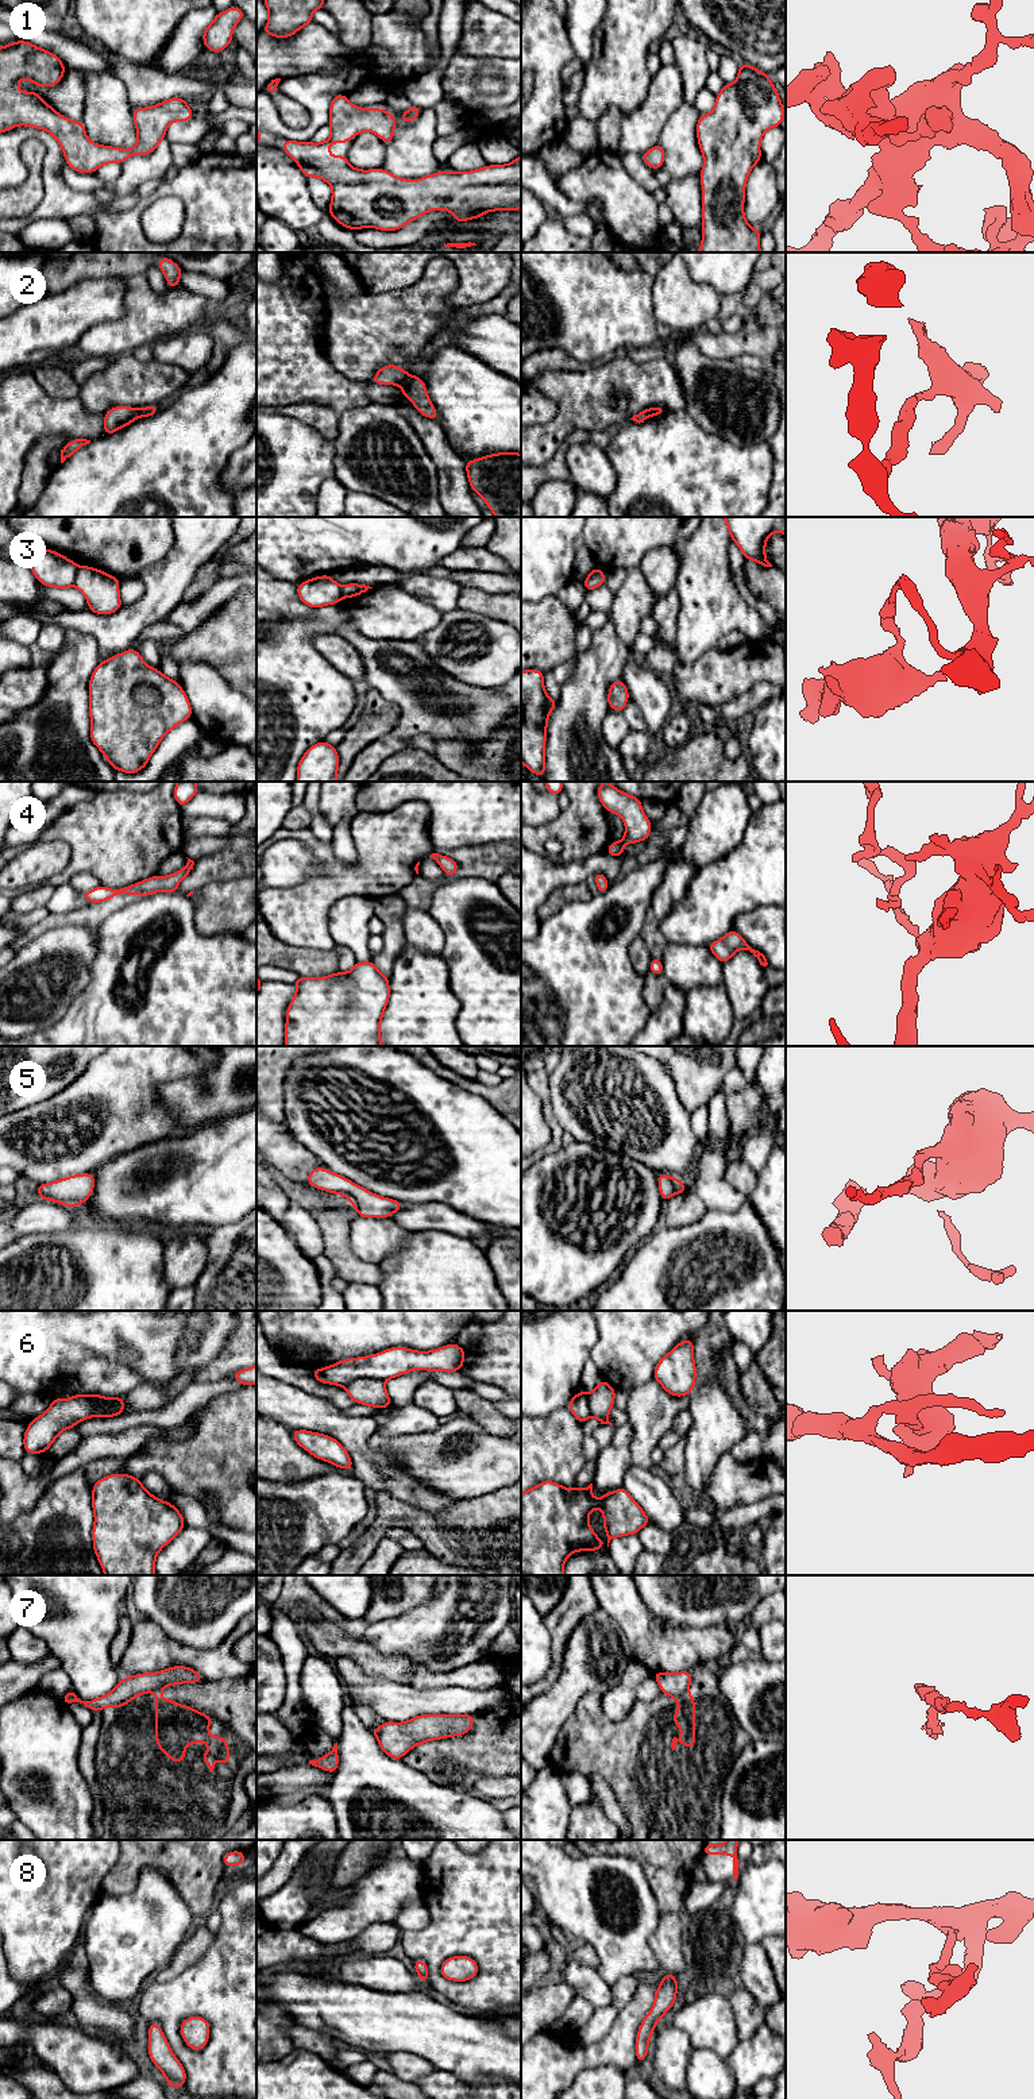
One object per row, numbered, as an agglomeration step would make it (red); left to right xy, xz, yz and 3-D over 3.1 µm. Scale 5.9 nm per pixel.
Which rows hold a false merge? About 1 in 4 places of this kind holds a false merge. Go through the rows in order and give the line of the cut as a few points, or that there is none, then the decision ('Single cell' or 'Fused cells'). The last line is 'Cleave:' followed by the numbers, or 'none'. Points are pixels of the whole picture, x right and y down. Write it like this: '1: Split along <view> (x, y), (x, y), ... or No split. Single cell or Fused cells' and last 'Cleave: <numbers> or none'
1: No split. Single cell
2: Split along xz (411, 375), (400, 385). Fused cells
3: Split along xy (78, 567), (73, 585). Fused cells
4: No split. Single cell
5: No split. Single cell
6: Split along xz (384, 1381), (354, 1378), (344, 1386). Fused cells
7: Split along yz (687, 1689), (675, 1700). Fused cells
8: No split. Single cell
Cleave: 2, 3, 6, 7

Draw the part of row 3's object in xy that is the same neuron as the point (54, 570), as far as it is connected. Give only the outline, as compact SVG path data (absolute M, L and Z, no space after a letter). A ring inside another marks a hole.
M38 549L32 552L24 563L43 586L67 589L76 583L78 566L55 551Z

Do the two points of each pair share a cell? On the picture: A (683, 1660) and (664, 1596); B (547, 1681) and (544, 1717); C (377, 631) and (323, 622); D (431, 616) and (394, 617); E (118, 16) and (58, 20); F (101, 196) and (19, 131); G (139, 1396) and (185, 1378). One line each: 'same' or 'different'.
A: different
B: different
C: different
D: same
E: different
F: different
G: same

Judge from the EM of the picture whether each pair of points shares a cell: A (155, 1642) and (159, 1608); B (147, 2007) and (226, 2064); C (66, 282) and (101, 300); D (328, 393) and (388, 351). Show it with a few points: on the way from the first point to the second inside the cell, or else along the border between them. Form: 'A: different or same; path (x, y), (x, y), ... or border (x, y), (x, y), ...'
A: different; border (141, 1616), (153, 1620), (168, 1635), (185, 1643)
B: same; path (169, 2025), (177, 2044), (197, 2064), (204, 2064)
C: different; border (103, 277), (84, 278), (62, 290)
D: different; border (325, 358), (342, 374), (352, 379), (369, 382)

